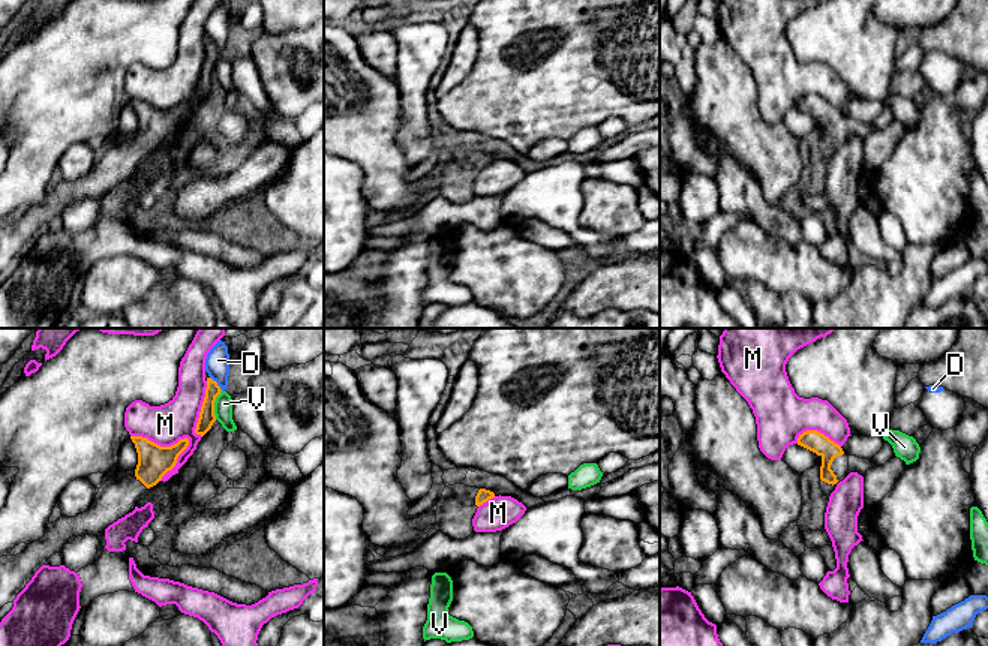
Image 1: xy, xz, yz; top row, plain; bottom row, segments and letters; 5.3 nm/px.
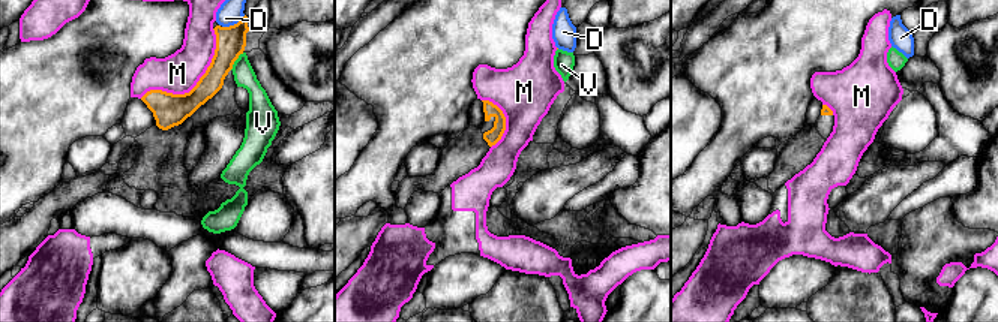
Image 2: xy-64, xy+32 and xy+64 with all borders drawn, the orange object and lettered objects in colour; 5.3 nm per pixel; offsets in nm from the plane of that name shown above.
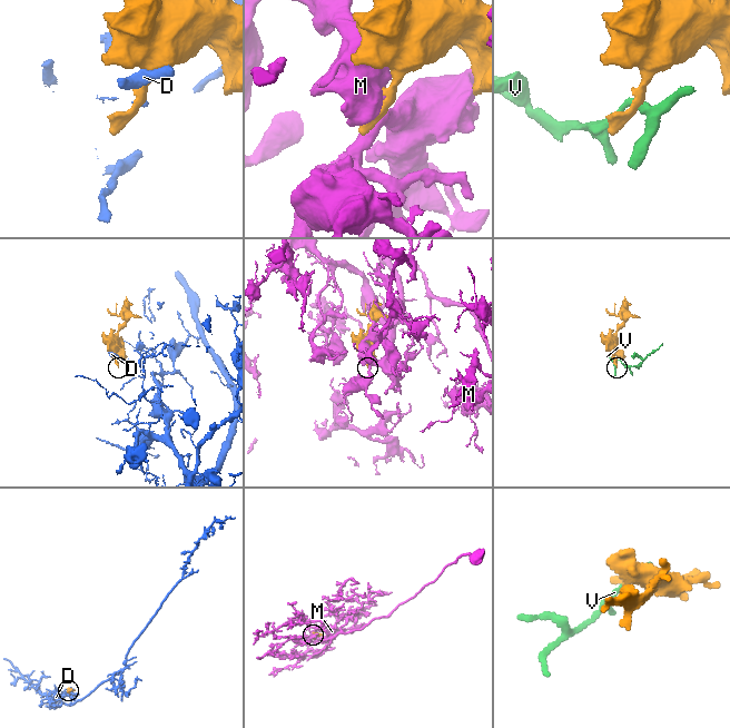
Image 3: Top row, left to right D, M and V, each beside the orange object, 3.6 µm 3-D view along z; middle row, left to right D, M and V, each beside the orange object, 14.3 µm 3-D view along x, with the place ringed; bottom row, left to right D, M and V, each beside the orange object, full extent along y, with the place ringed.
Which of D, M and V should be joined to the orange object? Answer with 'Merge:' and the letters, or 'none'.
Merge: none

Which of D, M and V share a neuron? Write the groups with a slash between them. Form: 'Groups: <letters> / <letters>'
Groups: D / M / V

